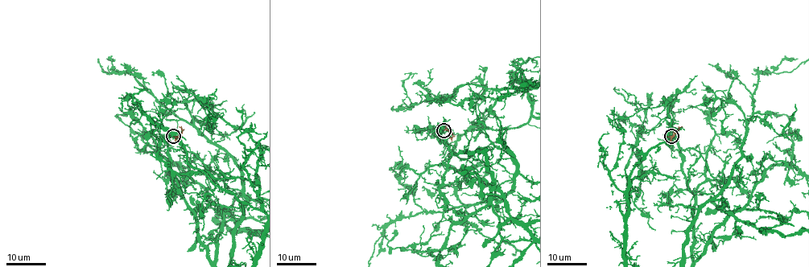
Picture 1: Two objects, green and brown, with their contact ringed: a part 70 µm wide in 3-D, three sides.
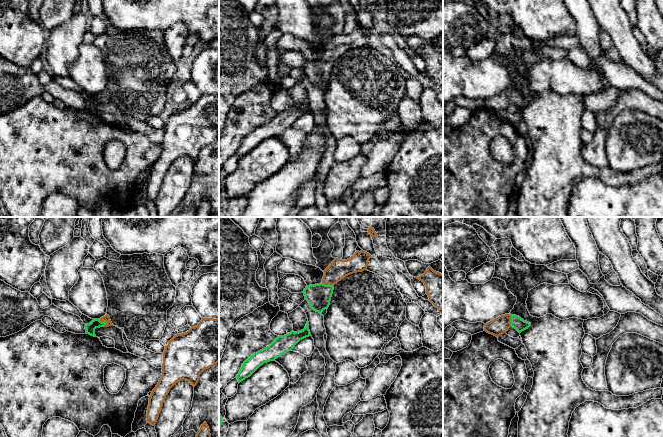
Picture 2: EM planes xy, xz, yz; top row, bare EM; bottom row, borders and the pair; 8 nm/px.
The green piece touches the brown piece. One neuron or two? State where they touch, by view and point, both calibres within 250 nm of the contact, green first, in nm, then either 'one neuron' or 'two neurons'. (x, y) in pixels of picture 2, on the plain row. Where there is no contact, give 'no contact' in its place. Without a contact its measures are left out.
xy (104, 97) | 80/50 nm | one neuron

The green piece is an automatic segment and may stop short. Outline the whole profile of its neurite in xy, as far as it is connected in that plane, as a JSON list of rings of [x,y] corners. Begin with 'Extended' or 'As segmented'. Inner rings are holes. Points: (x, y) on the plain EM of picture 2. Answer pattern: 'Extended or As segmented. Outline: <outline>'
Extended. Outline: [[[106,90],[100,95],[94,95],[89,100],[85,100],[86,110],[96,113],[95,105],[100,103],[114,102],[110,96],[110,93]]]

